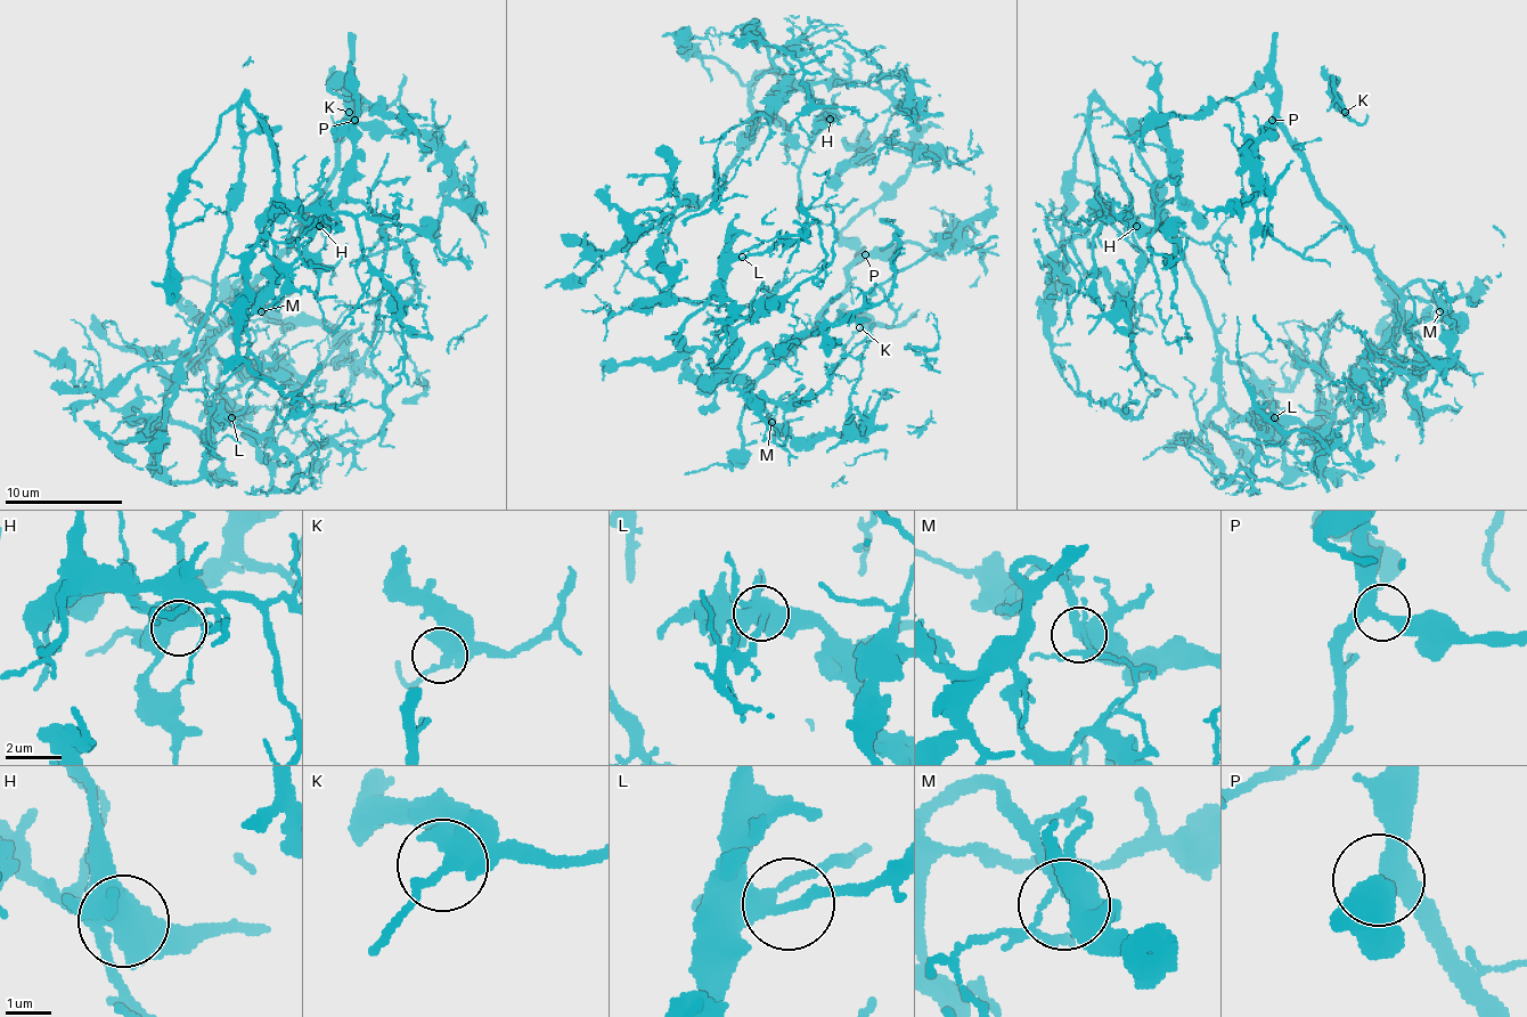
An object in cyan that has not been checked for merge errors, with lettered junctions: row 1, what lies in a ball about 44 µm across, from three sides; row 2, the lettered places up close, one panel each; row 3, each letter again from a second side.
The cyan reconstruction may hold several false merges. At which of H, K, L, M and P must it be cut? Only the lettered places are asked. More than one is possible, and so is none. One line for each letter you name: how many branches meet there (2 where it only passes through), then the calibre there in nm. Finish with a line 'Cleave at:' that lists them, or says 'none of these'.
Cleave at: none of these

